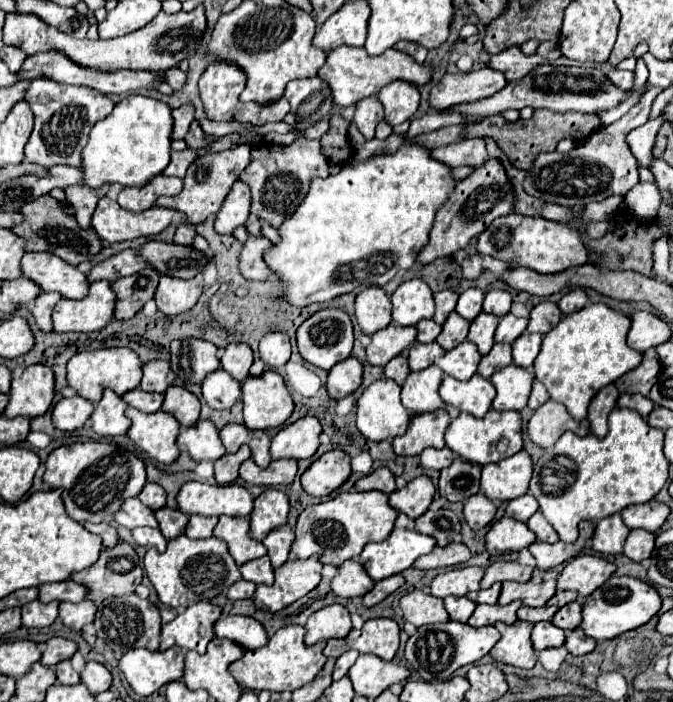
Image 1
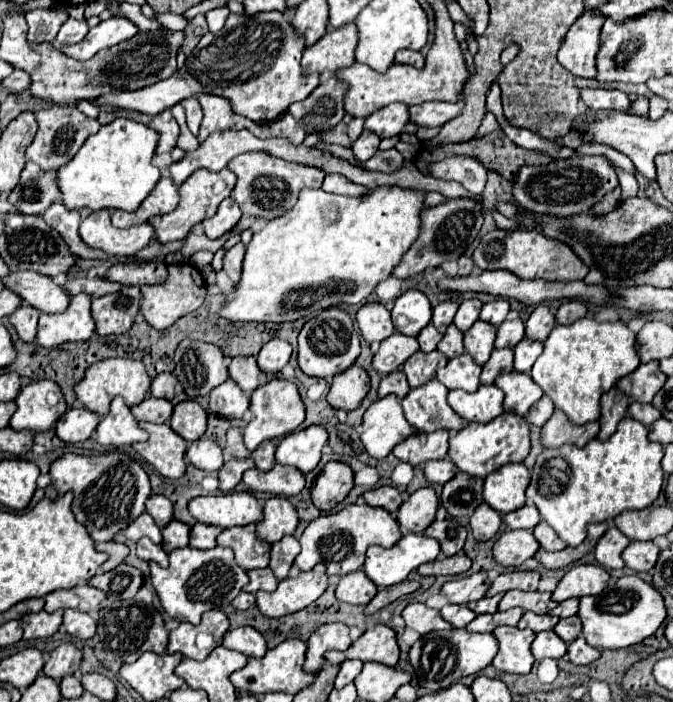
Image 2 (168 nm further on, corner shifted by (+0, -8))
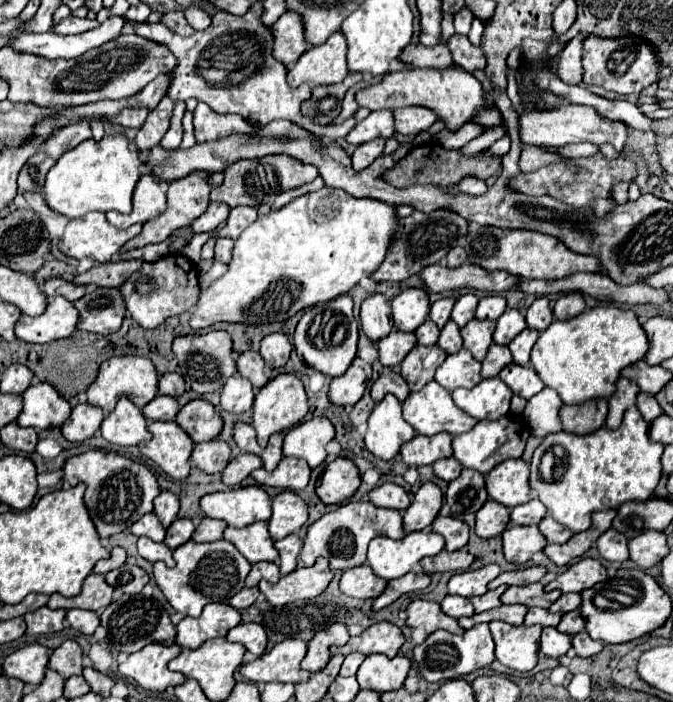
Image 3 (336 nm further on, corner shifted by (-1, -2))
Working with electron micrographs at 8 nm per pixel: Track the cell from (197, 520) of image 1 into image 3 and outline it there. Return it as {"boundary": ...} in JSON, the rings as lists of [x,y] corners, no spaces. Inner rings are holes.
{"boundary":[[[205,517],[199,527],[195,529],[193,533],[193,541],[195,543],[209,543],[209,541],[219,541],[223,537],[223,531],[225,531],[227,523],[225,521],[219,521],[219,519],[209,519]]]}

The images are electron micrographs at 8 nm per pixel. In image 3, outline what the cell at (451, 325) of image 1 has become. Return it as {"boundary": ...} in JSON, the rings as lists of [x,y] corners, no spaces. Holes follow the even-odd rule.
{"boundary":[[[449,321],[439,335],[437,345],[445,351],[445,353],[457,353],[463,347],[463,339],[461,339],[461,329],[457,327],[455,321]]]}

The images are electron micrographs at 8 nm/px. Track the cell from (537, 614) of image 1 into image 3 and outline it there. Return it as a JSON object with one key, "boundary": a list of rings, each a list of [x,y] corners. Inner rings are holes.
{"boundary":[[[533,607],[533,609],[527,611],[523,625],[531,627],[531,625],[537,625],[537,623],[539,623],[539,625],[543,625],[543,627],[555,627],[555,625],[559,623],[559,619],[561,619],[561,613],[551,613],[551,611],[547,611],[547,609]]]}

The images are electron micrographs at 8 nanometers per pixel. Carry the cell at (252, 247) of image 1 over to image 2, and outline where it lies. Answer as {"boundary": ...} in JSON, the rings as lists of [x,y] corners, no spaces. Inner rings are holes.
{"boundary":[[[242,243],[234,245],[232,249],[226,251],[224,255],[224,273],[234,281],[238,283],[240,281],[240,273],[242,273],[242,261],[244,261],[244,253],[246,253],[246,247]]]}

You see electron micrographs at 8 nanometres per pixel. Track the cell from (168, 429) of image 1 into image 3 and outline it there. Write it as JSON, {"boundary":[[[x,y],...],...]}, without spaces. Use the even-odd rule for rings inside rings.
{"boundary":[[[149,421],[147,429],[153,433],[153,439],[139,445],[141,453],[169,477],[185,479],[191,469],[193,439],[175,421]]]}

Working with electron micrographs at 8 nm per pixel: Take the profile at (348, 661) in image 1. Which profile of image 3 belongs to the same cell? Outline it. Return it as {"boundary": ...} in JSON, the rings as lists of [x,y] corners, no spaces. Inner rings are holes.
{"boundary":[[[351,653],[351,655],[347,655],[345,657],[345,661],[343,661],[343,665],[341,665],[341,677],[349,677],[349,675],[355,675],[357,673],[357,669],[359,669],[359,665],[363,663],[363,659],[365,659],[365,655],[357,655],[357,653]]]}

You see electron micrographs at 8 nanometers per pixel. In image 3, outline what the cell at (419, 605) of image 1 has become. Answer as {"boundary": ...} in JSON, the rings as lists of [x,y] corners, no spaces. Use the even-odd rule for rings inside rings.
{"boundary":[[[415,599],[407,605],[407,625],[409,627],[423,627],[427,633],[433,633],[437,629],[445,629],[449,633],[463,633],[465,629],[459,627],[459,623],[453,617],[447,617],[439,603]]]}

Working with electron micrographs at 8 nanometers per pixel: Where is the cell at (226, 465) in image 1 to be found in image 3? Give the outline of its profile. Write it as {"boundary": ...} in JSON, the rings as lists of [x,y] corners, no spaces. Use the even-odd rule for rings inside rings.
{"boundary":[[[241,453],[237,455],[235,459],[229,461],[229,465],[225,467],[225,471],[221,473],[221,479],[225,485],[229,487],[235,487],[239,485],[241,481],[245,481],[249,477],[249,473],[253,469],[259,469],[263,463],[257,455],[251,455],[251,453]]]}

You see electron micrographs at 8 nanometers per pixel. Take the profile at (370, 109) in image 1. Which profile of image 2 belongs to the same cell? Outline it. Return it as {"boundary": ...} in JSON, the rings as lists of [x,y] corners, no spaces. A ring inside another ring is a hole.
{"boundary":[[[362,131],[362,135],[352,143],[352,153],[358,161],[368,161],[378,151],[378,143],[380,139],[374,133]]]}

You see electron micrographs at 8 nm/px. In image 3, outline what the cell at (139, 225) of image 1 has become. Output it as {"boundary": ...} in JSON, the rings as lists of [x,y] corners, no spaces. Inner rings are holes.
{"boundary":[[[91,211],[81,219],[71,219],[61,237],[61,251],[81,259],[93,257],[101,263],[111,261],[121,247],[143,229],[143,223],[131,225],[129,229],[115,229],[105,219],[105,213]]]}

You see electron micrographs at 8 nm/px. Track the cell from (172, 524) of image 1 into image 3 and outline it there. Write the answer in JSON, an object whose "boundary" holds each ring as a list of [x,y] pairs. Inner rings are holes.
{"boundary":[[[175,519],[171,523],[171,527],[167,529],[167,537],[165,537],[163,543],[169,549],[177,549],[179,545],[183,545],[183,543],[187,543],[191,539],[193,531],[195,531],[195,525],[189,519]]]}

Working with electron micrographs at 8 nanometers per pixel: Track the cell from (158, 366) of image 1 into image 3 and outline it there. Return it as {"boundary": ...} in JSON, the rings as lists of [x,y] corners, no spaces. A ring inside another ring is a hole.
{"boundary":[[[173,371],[173,373],[165,373],[159,379],[159,395],[171,395],[171,397],[179,397],[185,391],[185,381],[183,377]]]}

